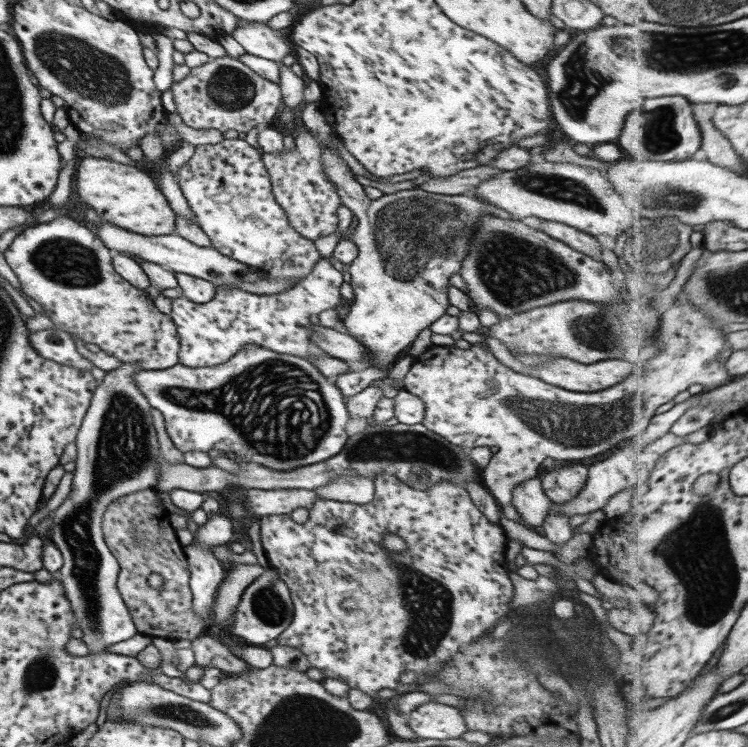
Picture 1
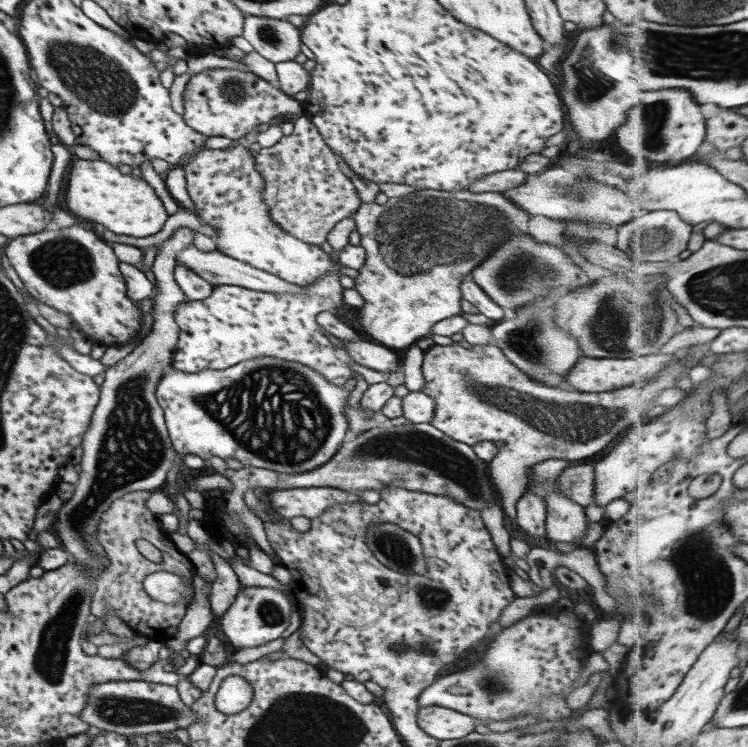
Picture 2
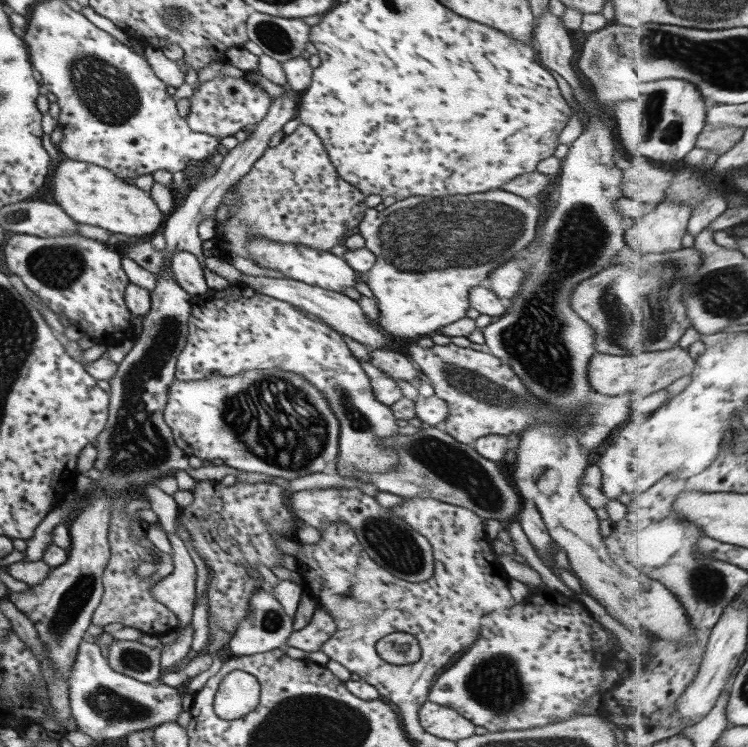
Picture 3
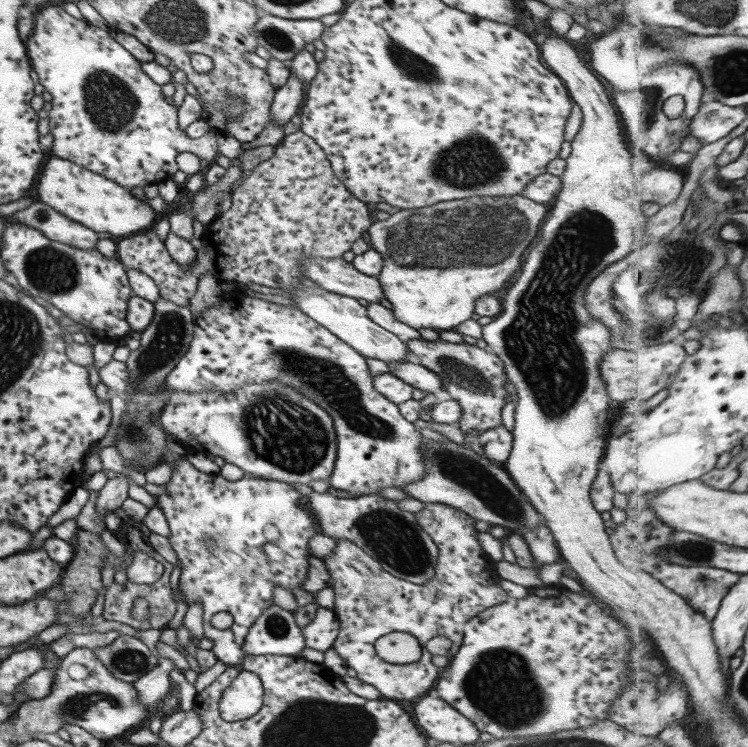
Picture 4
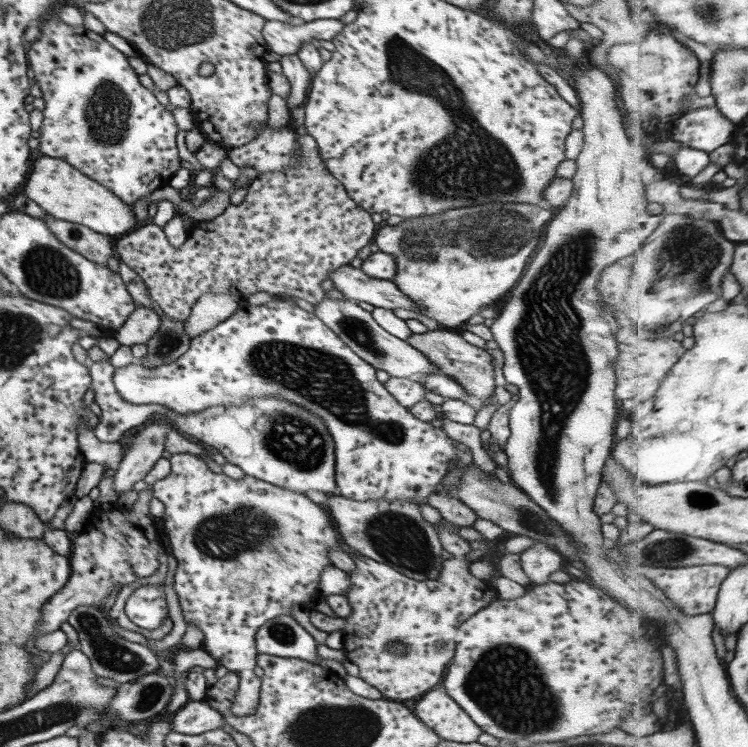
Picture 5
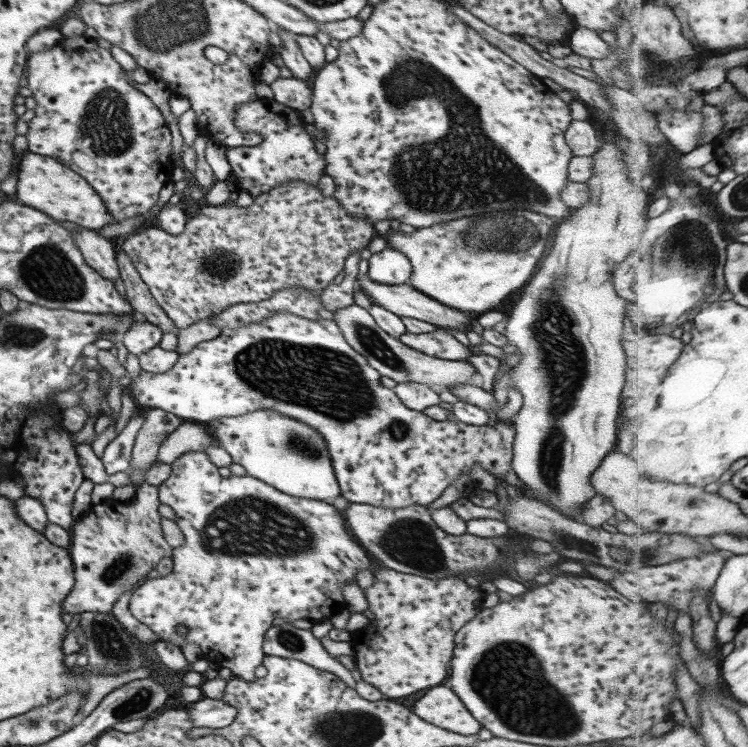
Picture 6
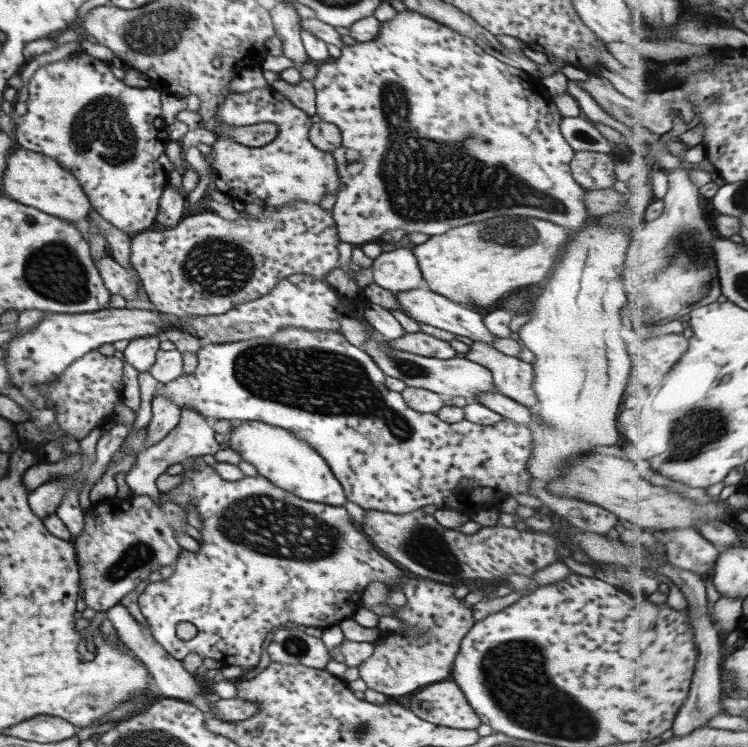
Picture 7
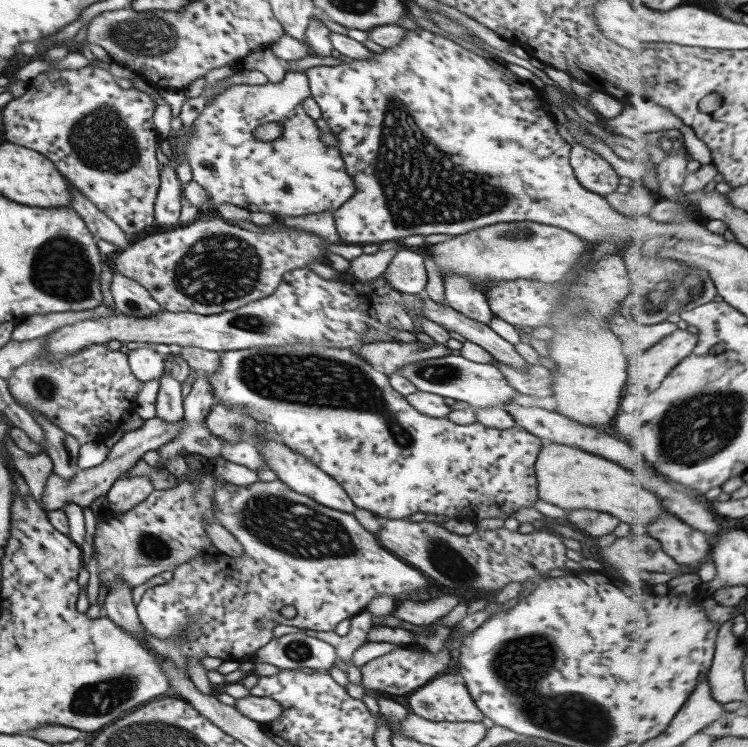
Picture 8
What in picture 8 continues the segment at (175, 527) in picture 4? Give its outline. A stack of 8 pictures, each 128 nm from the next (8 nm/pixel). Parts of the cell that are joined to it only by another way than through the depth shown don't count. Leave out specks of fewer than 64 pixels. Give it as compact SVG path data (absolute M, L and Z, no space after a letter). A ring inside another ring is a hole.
M274 480L270 482L257 481L250 486L235 486L234 484L226 483L224 485L218 485L216 487L216 493L214 493L214 518L217 524L227 528L234 536L234 538L242 545L243 554L239 558L232 558L220 552L218 556L214 556L212 562L205 562L202 556L189 560L184 564L179 564L173 570L173 577L166 583L156 585L152 589L148 589L143 595L139 603L135 606L137 610L137 616L141 621L142 626L157 639L170 640L174 639L190 657L196 659L203 656L211 656L222 658L227 660L238 660L239 662L250 661L253 659L254 653L259 651L262 646L268 644L270 639L273 638L272 629L276 625L288 625L297 626L301 629L310 630L328 630L334 631L336 625L343 621L348 621L362 612L367 604L380 596L380 594L386 594L386 596L392 597L411 597L412 594L418 591L428 590L434 587L432 579L425 575L422 571L415 569L405 561L398 559L392 553L384 549L379 540L376 540L374 533L367 531L358 523L353 514L339 512L336 509L327 508L325 505L318 504L315 500L310 499L308 496L303 496L294 492L282 484L280 480ZM284 606L294 606L296 609L296 616L287 620L282 616L280 611Z

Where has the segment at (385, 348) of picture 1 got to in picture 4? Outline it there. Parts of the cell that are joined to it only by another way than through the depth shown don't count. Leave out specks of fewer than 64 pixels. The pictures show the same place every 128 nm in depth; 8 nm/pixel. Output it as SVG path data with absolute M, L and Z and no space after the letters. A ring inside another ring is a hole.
M522 195L514 196L498 196L498 197L486 197L486 198L468 198L468 200L450 200L450 202L440 202L439 206L425 206L424 208L411 208L410 210L399 209L396 213L390 215L386 220L379 220L372 222L369 226L368 233L371 236L371 241L373 248L376 249L383 258L382 272L378 275L377 280L382 285L382 290L384 291L384 296L387 298L391 304L393 315L396 319L412 328L418 330L418 328L432 328L436 331L443 330L454 330L462 322L470 320L472 314L475 312L475 302L478 298L502 288L509 287L513 279L518 274L518 268L521 266L520 258L522 258L522 252L530 246L530 242L536 238L536 234L542 224L542 220L546 215L546 206L540 204L539 202L534 202ZM444 204L444 206L442 206ZM452 210L452 214L444 214ZM452 218L452 220L450 220Z

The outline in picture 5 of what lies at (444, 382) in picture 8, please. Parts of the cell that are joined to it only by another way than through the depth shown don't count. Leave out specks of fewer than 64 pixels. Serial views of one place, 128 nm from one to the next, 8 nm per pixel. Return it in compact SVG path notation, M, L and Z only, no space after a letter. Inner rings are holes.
M326 296L315 306L315 315L331 328L359 357L374 365L374 368L385 370L394 378L413 378L424 374L436 374L438 366L430 362L422 352L410 346L405 340L386 332L368 311L357 302L340 296Z

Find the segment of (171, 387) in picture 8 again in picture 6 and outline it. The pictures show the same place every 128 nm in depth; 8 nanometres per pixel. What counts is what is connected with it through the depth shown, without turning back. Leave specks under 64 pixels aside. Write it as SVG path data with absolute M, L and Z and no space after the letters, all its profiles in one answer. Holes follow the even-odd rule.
M161 408L151 409L139 428L132 449L131 467L126 470L128 475L138 469L148 470L156 460L160 445L182 423L182 419L171 412Z

